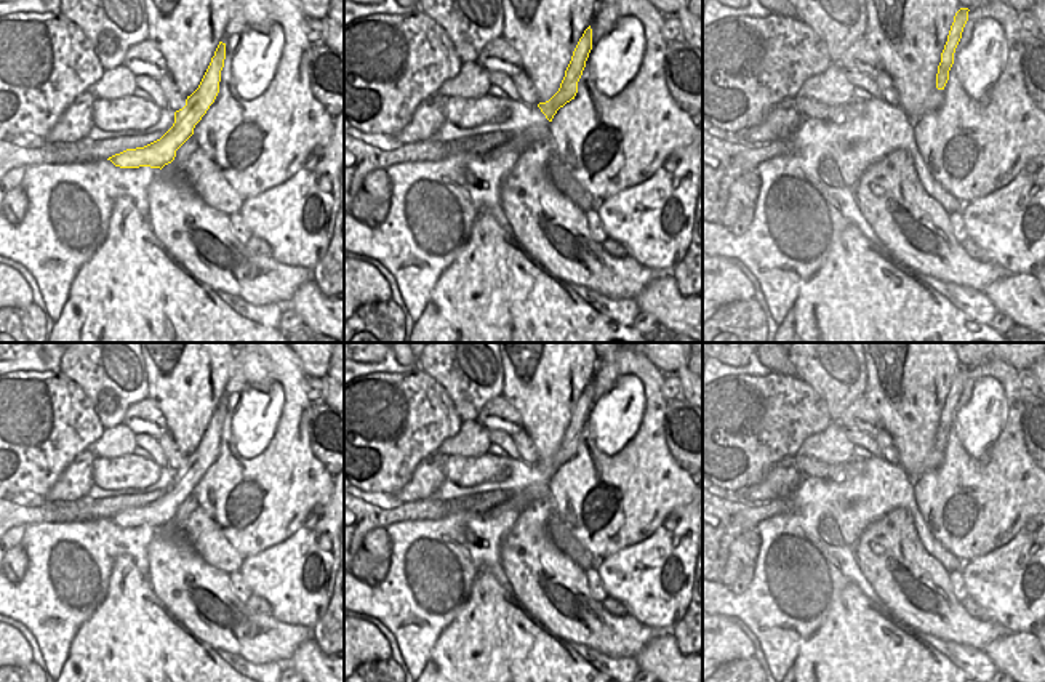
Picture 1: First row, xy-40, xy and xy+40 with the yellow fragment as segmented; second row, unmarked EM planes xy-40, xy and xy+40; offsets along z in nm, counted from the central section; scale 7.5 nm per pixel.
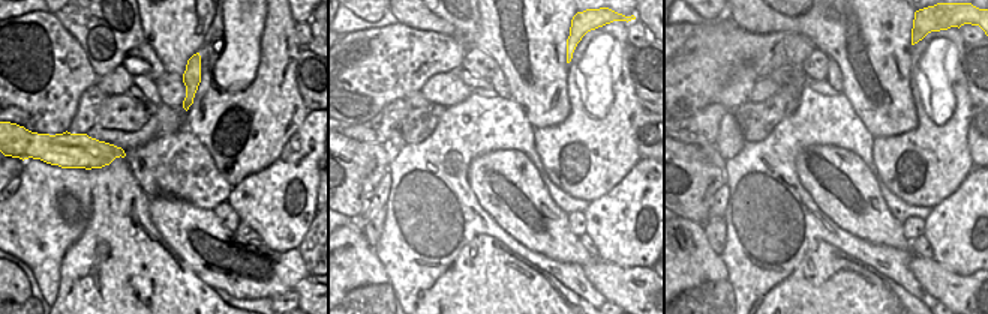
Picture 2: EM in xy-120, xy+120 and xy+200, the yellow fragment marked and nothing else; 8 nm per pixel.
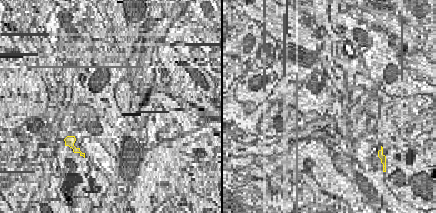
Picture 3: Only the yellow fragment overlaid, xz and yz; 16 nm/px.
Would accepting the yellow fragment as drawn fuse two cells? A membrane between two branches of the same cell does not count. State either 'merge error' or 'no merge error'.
no merge error

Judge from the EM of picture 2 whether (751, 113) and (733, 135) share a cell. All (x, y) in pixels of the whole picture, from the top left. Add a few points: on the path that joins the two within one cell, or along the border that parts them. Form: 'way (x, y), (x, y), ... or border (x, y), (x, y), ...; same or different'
border (732, 111), (745, 140); different

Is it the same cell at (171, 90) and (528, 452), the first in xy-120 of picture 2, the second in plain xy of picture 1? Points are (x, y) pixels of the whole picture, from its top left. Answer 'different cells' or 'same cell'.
same cell

